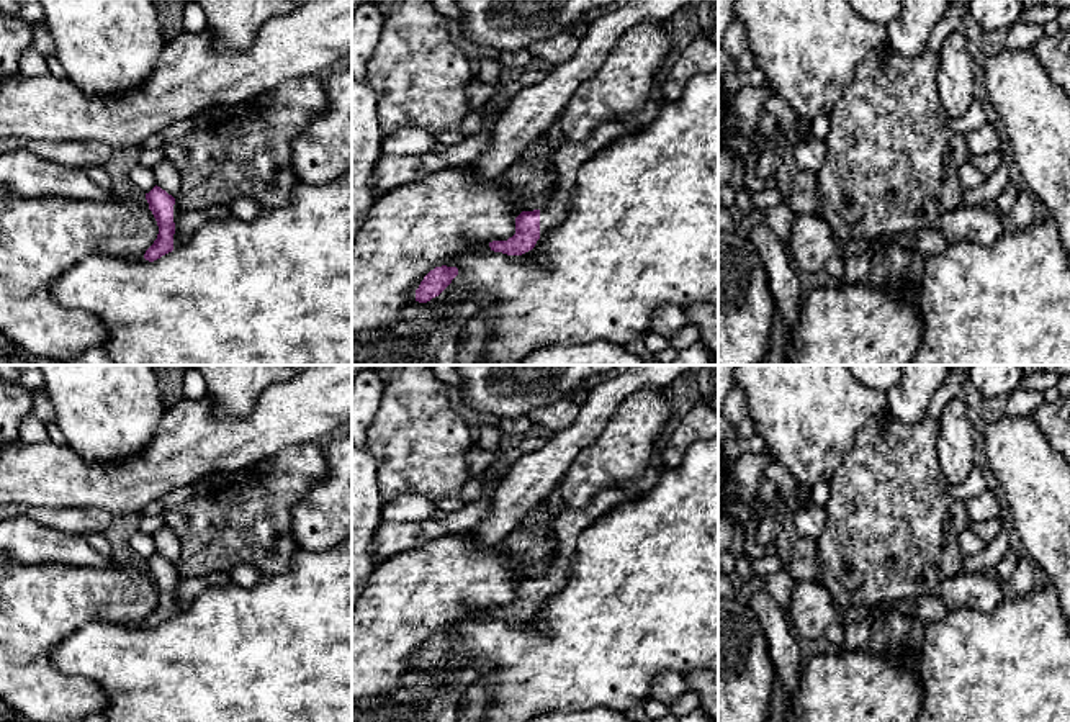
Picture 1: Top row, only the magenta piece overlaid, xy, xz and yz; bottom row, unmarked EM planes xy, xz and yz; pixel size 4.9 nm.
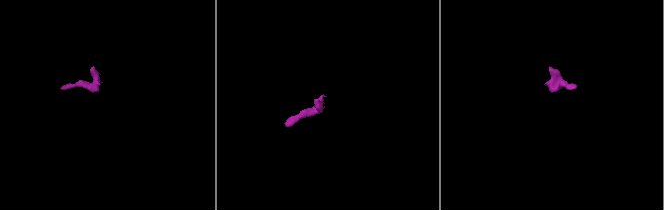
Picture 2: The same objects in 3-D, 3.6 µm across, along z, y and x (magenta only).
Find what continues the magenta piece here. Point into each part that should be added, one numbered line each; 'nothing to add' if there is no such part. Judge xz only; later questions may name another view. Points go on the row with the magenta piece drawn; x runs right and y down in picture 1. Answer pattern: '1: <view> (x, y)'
1: xz (568, 159)

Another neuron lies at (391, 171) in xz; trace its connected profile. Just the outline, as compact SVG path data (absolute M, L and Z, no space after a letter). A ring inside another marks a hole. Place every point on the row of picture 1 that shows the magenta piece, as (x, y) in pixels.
M501 85L486 102L488 118L481 131L468 136L463 142L447 147L443 152L424 152L420 156L389 156L381 152L375 170L376 196L401 185L411 185L425 180L432 174L474 162L488 147L496 120L506 105Z

